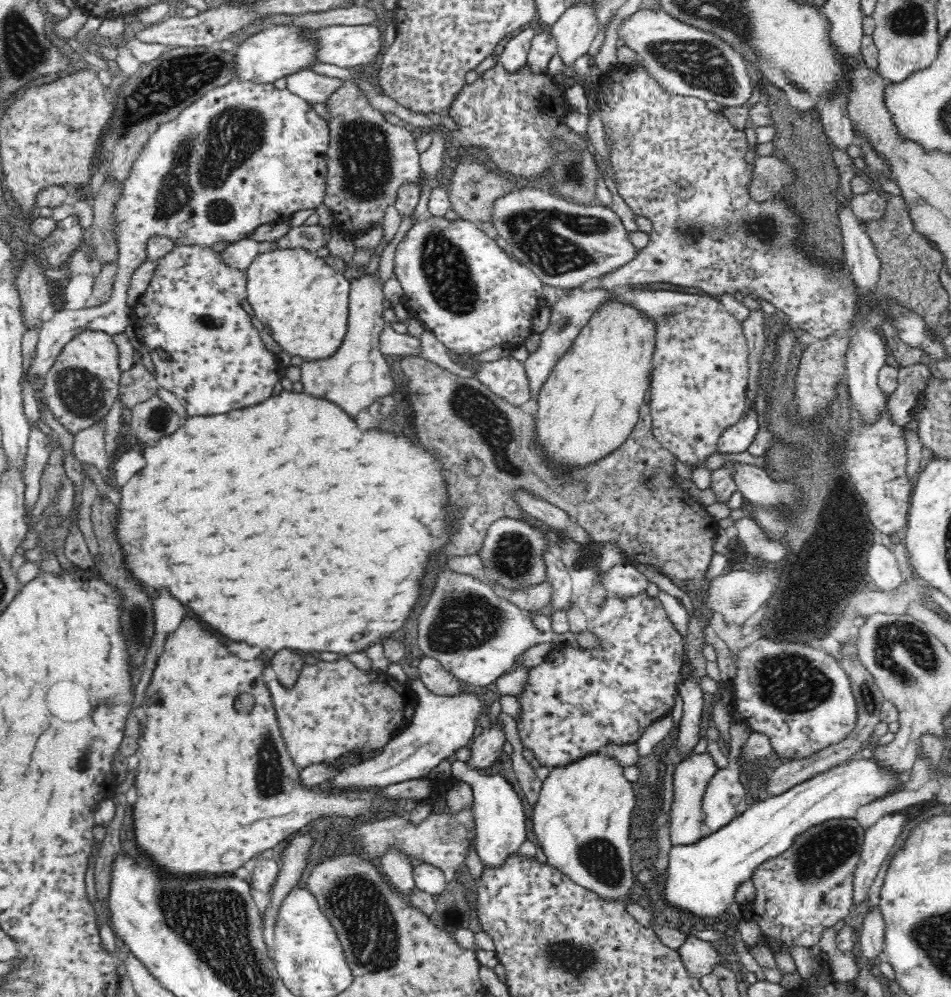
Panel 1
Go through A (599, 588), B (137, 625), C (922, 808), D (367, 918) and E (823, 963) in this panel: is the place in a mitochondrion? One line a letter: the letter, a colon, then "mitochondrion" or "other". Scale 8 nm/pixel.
A: other
B: mitochondrion
C: other
D: mitochondrion
E: other

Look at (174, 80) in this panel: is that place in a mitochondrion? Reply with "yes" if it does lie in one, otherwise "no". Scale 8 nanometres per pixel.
yes

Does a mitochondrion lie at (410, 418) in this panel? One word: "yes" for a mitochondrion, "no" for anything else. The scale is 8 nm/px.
no

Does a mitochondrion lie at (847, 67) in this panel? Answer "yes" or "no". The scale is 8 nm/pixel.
no

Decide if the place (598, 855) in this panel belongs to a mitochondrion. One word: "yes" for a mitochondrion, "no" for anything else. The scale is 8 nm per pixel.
yes

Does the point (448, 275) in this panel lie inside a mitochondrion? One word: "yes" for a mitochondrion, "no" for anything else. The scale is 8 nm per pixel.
yes

